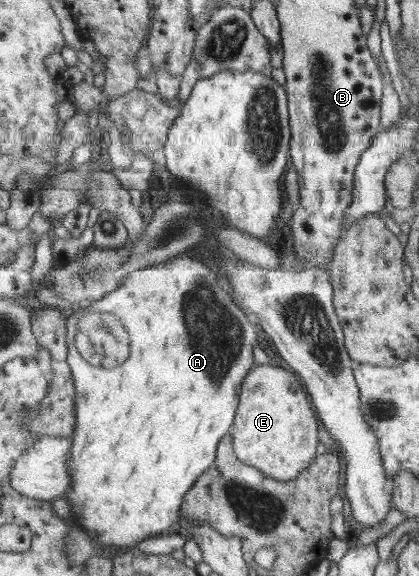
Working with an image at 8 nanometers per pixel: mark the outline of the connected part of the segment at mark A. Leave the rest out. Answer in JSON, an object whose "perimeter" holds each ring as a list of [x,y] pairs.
{"perimeter":[[[177,256],[167,260],[164,264],[153,267],[146,267],[142,270],[130,273],[125,276],[121,288],[110,291],[90,305],[91,310],[99,312],[113,312],[123,326],[127,328],[131,339],[131,352],[129,358],[115,366],[115,368],[97,367],[90,363],[84,356],[81,356],[75,344],[75,332],[79,320],[69,319],[68,322],[68,346],[69,346],[69,364],[75,378],[76,385],[76,408],[77,425],[73,434],[73,445],[71,445],[71,455],[69,455],[69,468],[71,468],[71,484],[73,490],[66,494],[65,498],[72,505],[76,522],[81,528],[85,528],[89,537],[98,541],[102,549],[111,549],[112,557],[123,554],[131,550],[139,543],[145,543],[147,540],[163,535],[163,532],[171,530],[173,524],[180,523],[182,505],[185,502],[185,494],[193,488],[193,484],[200,479],[205,471],[215,463],[217,448],[221,438],[231,430],[233,420],[237,418],[241,392],[241,384],[247,376],[247,372],[256,366],[255,345],[257,345],[257,330],[259,326],[245,315],[245,312],[235,304],[235,299],[231,297],[231,290],[224,284],[219,272],[211,270],[205,262],[195,260],[189,256]]]}

